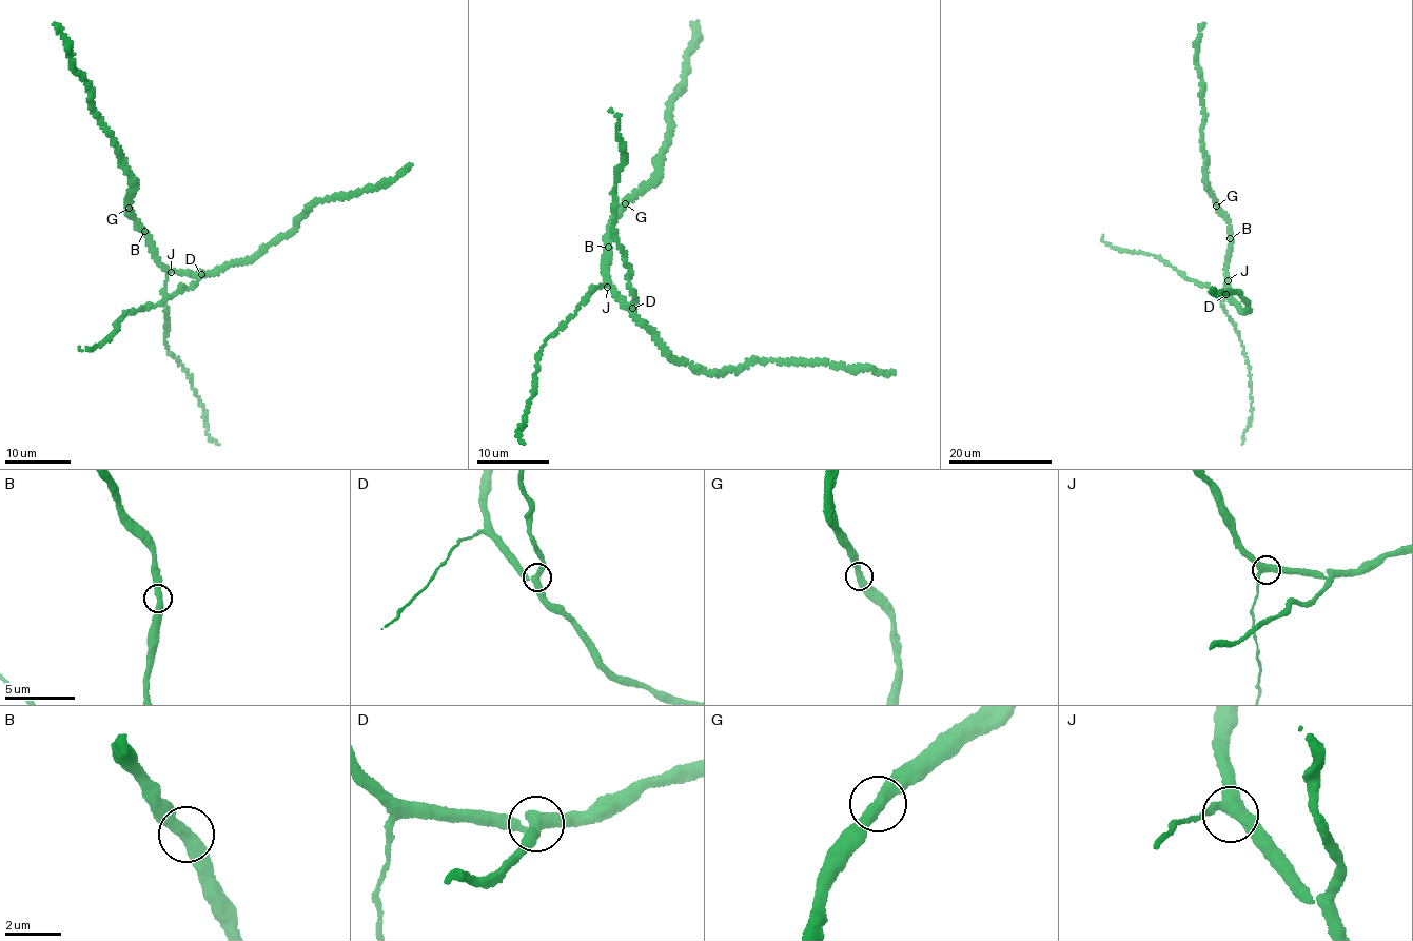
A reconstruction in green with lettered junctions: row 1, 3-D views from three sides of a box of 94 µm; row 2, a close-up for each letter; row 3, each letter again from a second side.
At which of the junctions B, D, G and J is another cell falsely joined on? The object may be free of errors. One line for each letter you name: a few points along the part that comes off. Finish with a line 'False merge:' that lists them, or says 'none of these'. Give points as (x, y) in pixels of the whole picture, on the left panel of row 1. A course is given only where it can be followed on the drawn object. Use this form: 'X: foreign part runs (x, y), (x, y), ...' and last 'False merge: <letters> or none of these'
D: foreign part runs (201, 274), (194, 285), (181, 288), (158, 306), (124, 315), (116, 322), (116, 331), (92, 350), (79, 348)
False merge: D

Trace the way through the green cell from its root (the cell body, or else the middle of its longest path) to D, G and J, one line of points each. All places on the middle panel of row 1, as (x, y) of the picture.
D: (604, 262), (611, 286), (629, 309), (633, 308)
G: (604, 262), (610, 252), (611, 227), (625, 203)
J: (604, 262), (607, 287)

